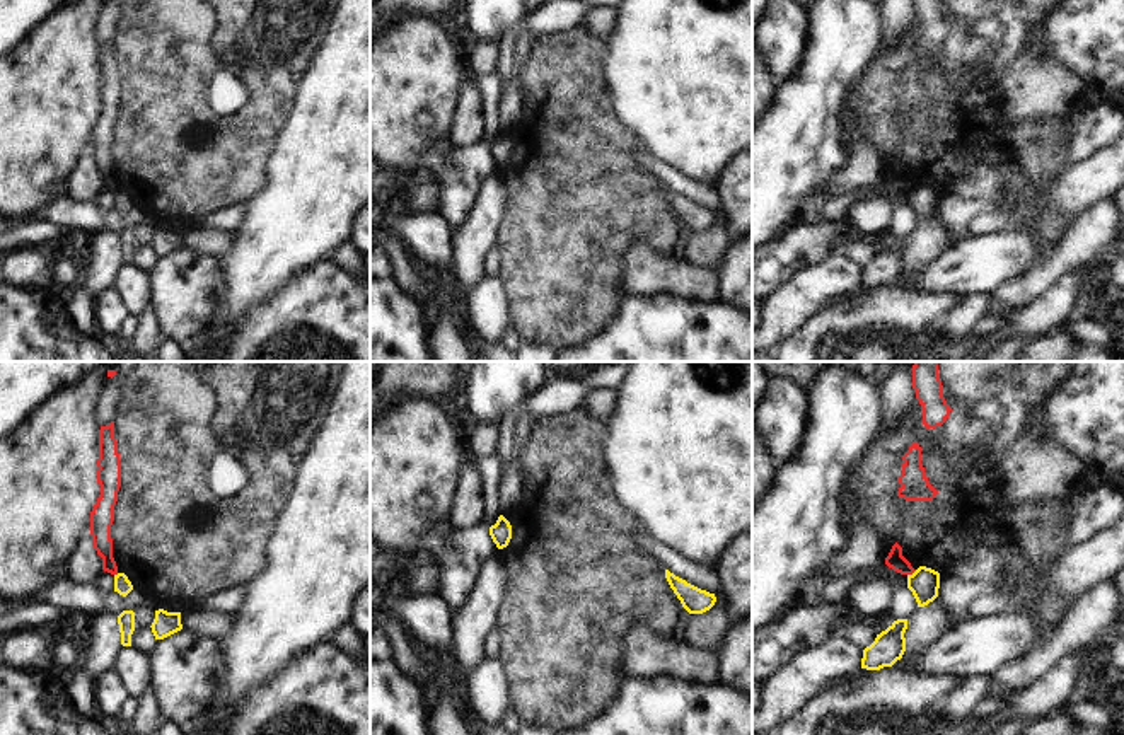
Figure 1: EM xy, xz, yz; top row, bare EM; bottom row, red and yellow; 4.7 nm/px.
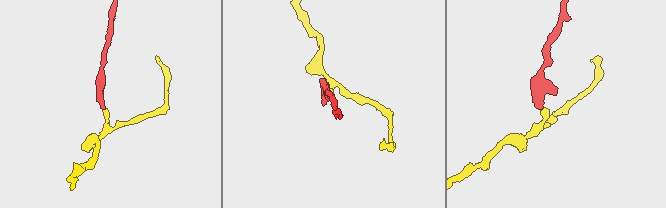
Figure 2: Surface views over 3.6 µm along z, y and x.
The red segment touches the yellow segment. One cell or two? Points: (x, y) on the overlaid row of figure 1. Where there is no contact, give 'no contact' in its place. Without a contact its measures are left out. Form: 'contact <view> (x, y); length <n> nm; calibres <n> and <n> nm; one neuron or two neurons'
contact yz (911, 573); length 50 nm; calibres 80 and 140 nm; two neurons

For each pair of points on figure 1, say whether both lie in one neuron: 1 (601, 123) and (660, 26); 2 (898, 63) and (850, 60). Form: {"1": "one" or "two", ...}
{"1": "two", "2": "two"}

